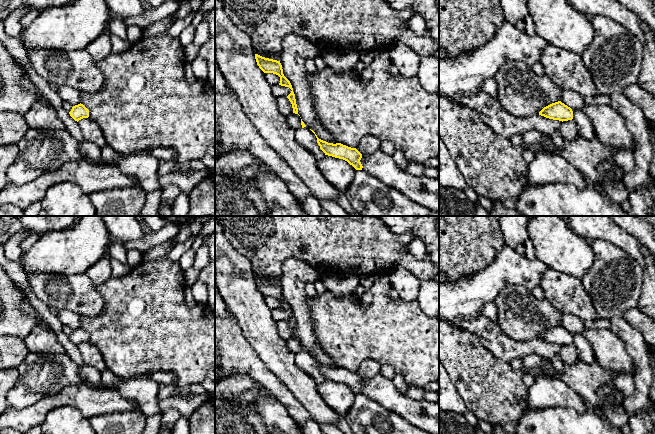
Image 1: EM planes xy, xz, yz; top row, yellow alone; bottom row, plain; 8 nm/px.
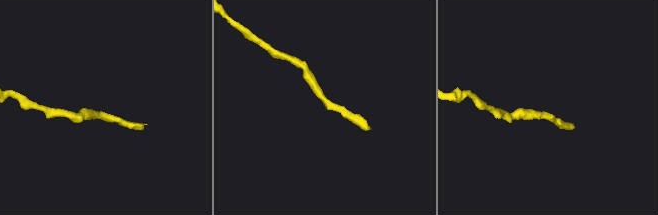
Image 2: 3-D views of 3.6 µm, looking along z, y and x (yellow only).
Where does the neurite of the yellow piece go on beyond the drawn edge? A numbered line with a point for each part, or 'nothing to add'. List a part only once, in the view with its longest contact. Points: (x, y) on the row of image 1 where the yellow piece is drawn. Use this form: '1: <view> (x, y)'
nothing to add

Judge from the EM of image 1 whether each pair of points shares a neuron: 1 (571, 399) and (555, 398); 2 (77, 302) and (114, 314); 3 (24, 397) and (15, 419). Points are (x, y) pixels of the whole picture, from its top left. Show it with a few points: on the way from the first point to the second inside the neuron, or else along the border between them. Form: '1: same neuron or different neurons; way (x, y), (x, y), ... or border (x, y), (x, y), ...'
1: same neuron; way (567, 398), (559, 398)
2: different neurons; border (98, 287), (104, 309), (98, 315), (81, 317)
3: different neurons; border (40, 399), (24, 408), (16, 409), (10, 407)

